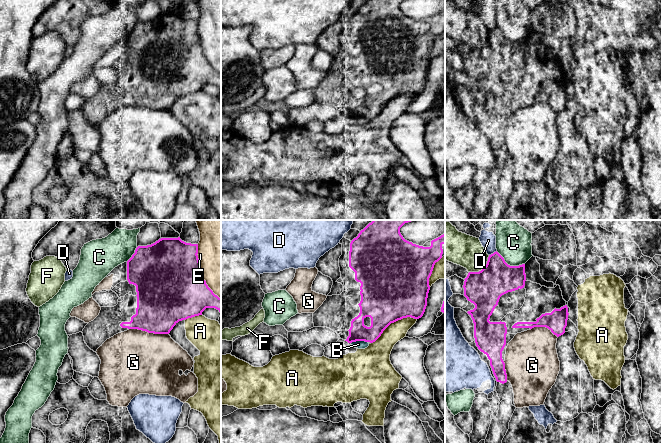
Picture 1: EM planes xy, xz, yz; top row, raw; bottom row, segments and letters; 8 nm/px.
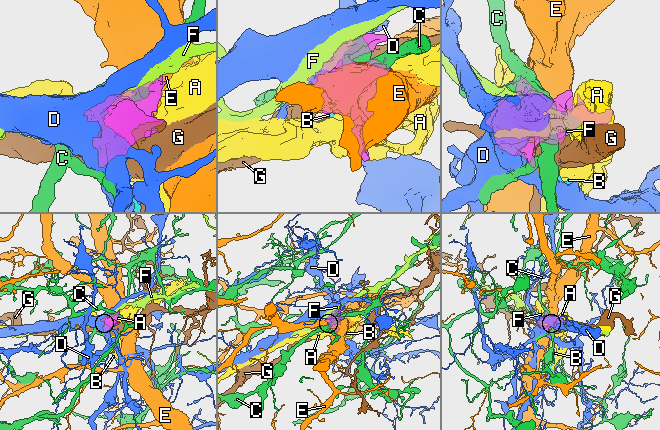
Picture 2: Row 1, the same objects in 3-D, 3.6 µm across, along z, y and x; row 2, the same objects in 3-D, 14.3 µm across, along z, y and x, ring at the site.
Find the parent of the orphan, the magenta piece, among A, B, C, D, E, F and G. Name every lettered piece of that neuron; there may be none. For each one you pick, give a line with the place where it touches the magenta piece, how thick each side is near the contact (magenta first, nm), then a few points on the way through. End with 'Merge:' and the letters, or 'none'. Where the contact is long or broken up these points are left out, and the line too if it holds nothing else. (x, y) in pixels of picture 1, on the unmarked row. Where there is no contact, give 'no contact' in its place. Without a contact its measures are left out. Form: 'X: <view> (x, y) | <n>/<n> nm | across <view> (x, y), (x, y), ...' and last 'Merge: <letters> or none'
Merge: none

